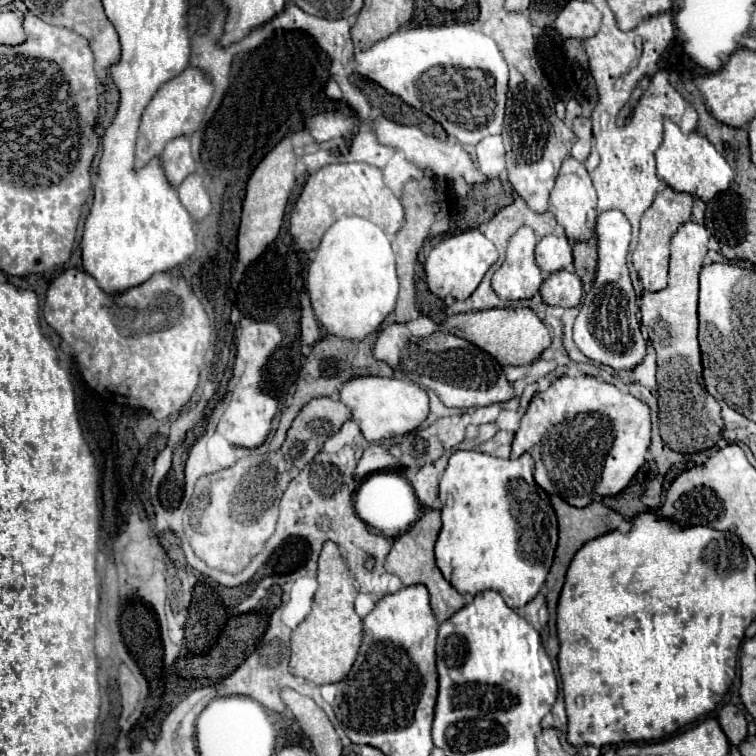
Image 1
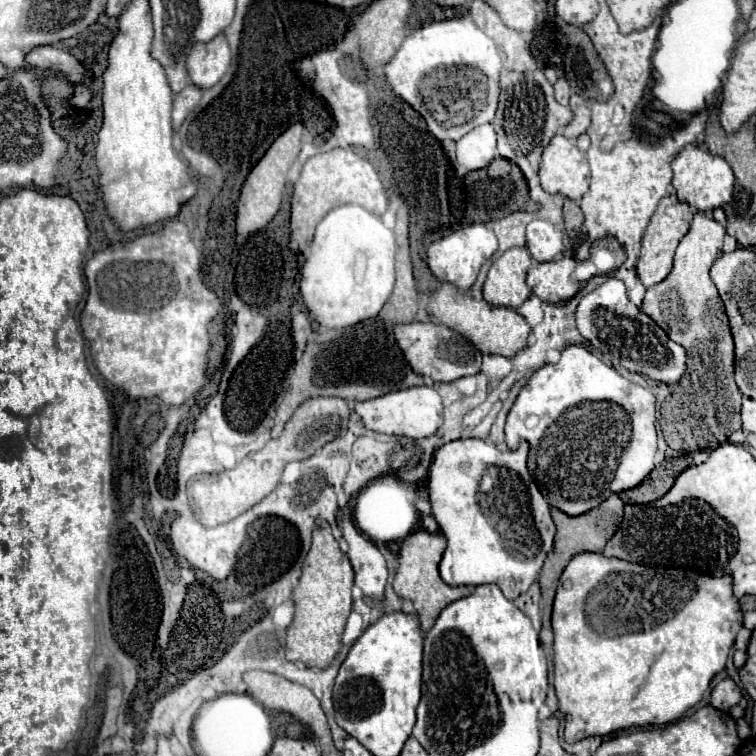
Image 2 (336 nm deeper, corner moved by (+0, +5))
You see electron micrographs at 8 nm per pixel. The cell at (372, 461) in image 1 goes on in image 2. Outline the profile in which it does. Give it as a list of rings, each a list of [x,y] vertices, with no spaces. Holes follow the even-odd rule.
[[[350,505],[340,507],[338,511],[338,527],[348,543],[348,559],[354,567],[356,585],[362,589],[364,595],[380,599],[384,593],[384,585],[388,579],[388,569],[382,553],[378,547],[366,539],[352,521],[352,509]]]

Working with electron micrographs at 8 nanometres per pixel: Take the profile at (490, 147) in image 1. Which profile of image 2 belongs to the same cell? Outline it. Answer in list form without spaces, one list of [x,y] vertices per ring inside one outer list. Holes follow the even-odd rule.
[[[480,125],[472,133],[464,135],[456,143],[456,157],[462,167],[468,171],[484,169],[492,159],[498,157],[496,151],[496,131],[492,125]]]

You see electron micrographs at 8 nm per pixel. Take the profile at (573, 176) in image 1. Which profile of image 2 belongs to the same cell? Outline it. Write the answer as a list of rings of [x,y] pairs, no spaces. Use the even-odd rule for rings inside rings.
[[[564,135],[552,137],[540,163],[540,183],[550,195],[564,195],[580,201],[590,185],[590,167],[586,155]]]

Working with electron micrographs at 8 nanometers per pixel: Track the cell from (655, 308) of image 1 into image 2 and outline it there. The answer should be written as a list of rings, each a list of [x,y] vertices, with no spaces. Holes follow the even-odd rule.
[[[696,213],[690,231],[682,237],[676,249],[674,269],[662,283],[646,291],[642,303],[642,311],[652,317],[654,323],[662,327],[672,341],[686,349],[688,369],[674,385],[672,395],[662,403],[660,415],[668,417],[668,405],[672,405],[672,421],[680,421],[680,417],[692,417],[692,393],[696,393],[696,397],[700,397],[700,405],[704,405],[704,425],[712,429],[712,437],[716,437],[720,445],[728,441],[730,433],[740,429],[742,399],[734,383],[734,345],[728,317],[718,289],[708,275],[710,265],[722,247],[724,235],[726,229],[718,221],[706,213]]]

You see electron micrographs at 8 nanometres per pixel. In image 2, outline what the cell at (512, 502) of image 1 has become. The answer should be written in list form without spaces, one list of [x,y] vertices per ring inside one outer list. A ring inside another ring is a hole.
[[[458,439],[436,451],[428,475],[428,493],[432,515],[448,541],[440,561],[440,575],[448,585],[496,583],[504,597],[514,601],[538,579],[542,563],[552,549],[554,523],[548,501],[526,469],[526,457],[526,441],[522,441],[516,451],[500,451],[484,439]],[[480,481],[494,481],[494,491],[484,495],[480,491]],[[492,511],[502,511],[498,513],[500,525],[494,523]],[[510,519],[508,531],[522,527],[520,541],[504,539],[508,531],[502,533],[502,529]]]

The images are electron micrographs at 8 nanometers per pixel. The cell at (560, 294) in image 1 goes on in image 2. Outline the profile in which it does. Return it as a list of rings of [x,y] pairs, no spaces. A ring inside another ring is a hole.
[[[562,257],[548,263],[538,263],[528,271],[528,285],[536,297],[546,303],[560,303],[572,299],[582,283],[574,275],[576,261]]]

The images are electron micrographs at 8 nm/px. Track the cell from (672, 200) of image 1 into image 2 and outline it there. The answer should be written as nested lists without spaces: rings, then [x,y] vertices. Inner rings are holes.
[[[668,195],[660,201],[656,213],[652,215],[646,231],[644,231],[644,237],[642,237],[642,253],[638,257],[638,279],[642,281],[642,285],[648,289],[656,283],[660,283],[662,279],[668,277],[668,273],[672,271],[672,259],[674,259],[674,251],[680,243],[680,239],[688,233],[690,229],[690,223],[692,223],[692,215],[694,215],[694,209],[680,201],[676,195]]]

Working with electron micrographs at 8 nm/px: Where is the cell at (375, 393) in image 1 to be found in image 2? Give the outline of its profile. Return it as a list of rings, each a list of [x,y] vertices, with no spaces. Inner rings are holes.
[[[420,385],[420,387],[406,387],[400,391],[392,391],[368,401],[358,401],[354,411],[362,417],[362,423],[376,433],[386,435],[408,435],[412,439],[430,437],[442,425],[442,397],[434,387]]]

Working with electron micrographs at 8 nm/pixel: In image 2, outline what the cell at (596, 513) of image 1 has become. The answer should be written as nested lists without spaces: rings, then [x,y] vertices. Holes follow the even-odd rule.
[[[610,495],[604,503],[600,503],[596,509],[590,509],[588,513],[582,513],[582,515],[566,515],[562,513],[560,509],[552,507],[552,519],[554,519],[554,525],[556,525],[556,534],[554,537],[554,555],[552,555],[552,561],[546,561],[542,571],[540,571],[540,589],[542,589],[542,601],[544,601],[544,607],[542,607],[542,631],[540,631],[540,647],[544,649],[546,657],[552,659],[552,627],[550,627],[550,611],[552,611],[552,599],[554,599],[554,593],[556,593],[556,587],[558,587],[558,579],[564,571],[564,567],[568,565],[568,561],[582,553],[582,551],[596,551],[600,553],[604,549],[604,545],[610,541],[610,537],[616,533],[616,529],[620,527],[622,523],[622,513],[624,513],[624,503],[618,495]]]

